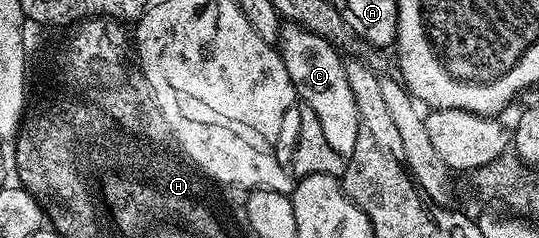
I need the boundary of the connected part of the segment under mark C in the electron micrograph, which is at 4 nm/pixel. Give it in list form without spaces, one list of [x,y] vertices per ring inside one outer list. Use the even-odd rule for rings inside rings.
[[[292,22],[281,29],[279,51],[298,97],[315,110],[330,145],[340,156],[348,158],[355,150],[355,138],[359,134],[359,110],[355,106],[355,94],[351,94],[351,85],[347,83],[341,52],[331,41]]]

